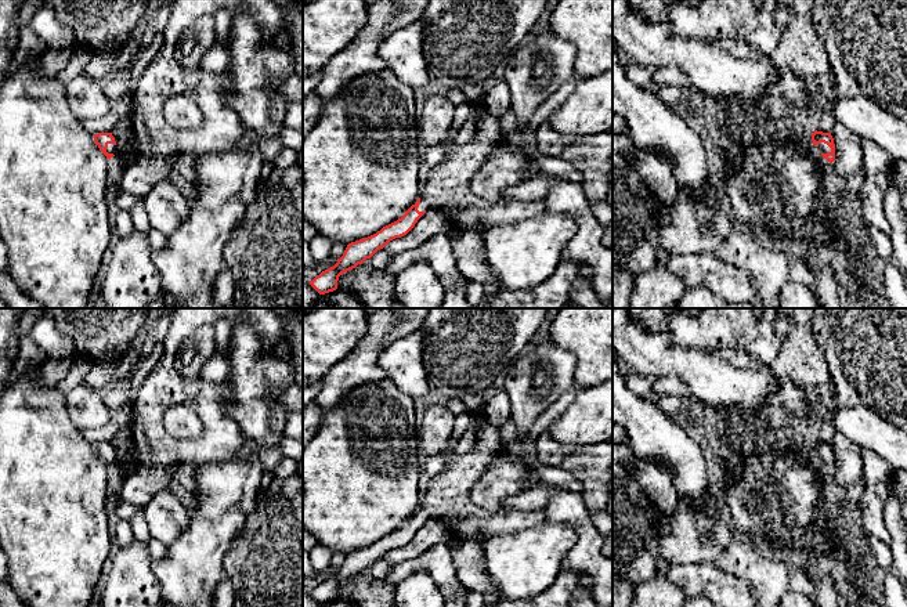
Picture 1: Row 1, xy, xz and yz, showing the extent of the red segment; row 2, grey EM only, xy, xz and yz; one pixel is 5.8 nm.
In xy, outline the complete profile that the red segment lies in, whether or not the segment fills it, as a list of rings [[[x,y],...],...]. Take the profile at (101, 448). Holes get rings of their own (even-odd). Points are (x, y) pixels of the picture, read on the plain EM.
[[[112,442],[94,444],[94,451],[100,460],[106,466],[106,470],[118,465],[116,451]]]

